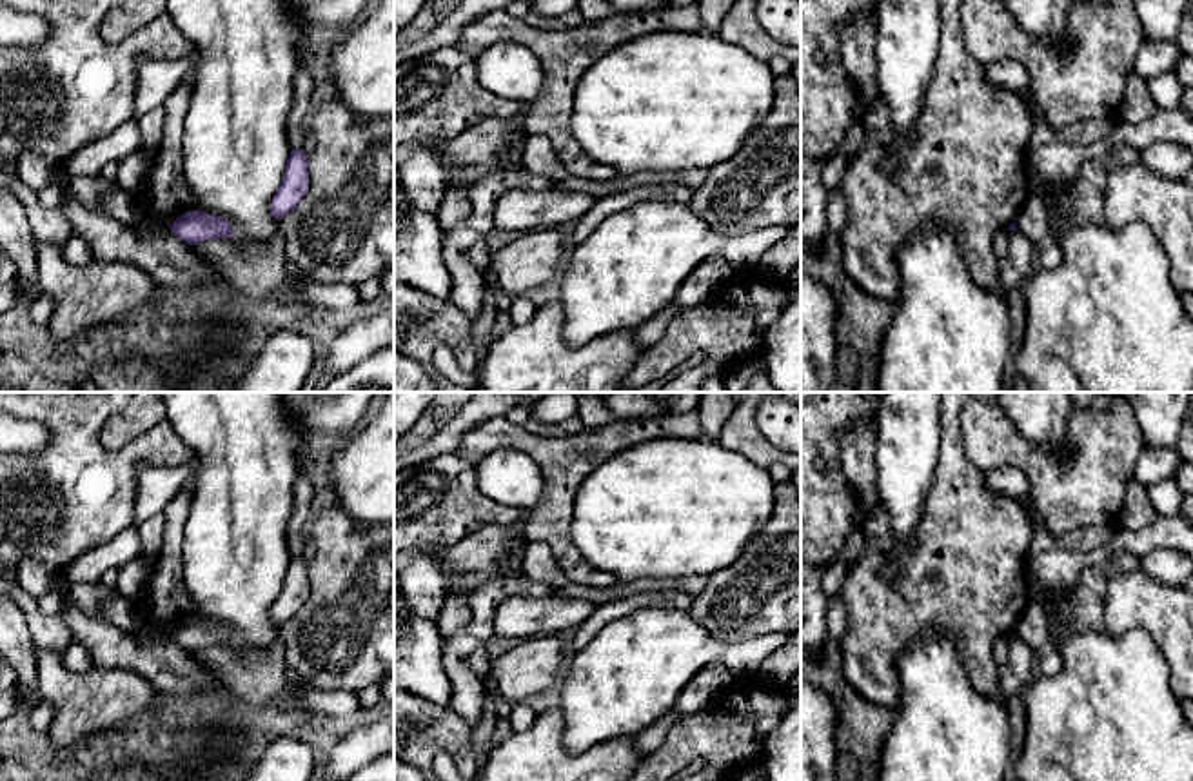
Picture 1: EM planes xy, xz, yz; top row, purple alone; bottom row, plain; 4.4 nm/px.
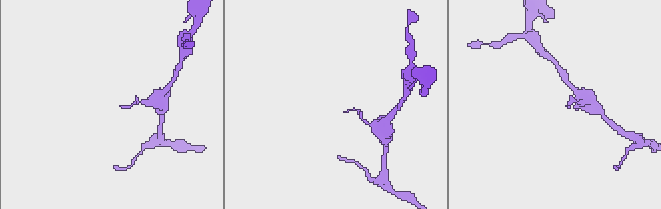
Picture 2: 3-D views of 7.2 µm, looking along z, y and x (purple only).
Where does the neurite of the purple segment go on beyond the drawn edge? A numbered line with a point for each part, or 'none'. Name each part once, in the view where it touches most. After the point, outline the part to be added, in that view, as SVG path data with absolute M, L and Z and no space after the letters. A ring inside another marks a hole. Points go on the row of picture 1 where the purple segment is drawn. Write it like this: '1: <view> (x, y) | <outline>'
none

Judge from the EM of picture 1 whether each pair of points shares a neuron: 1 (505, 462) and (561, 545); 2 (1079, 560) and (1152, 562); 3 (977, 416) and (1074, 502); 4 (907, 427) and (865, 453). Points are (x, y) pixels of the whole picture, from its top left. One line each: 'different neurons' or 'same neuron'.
1: different neurons
2: different neurons
3: same neuron
4: different neurons

